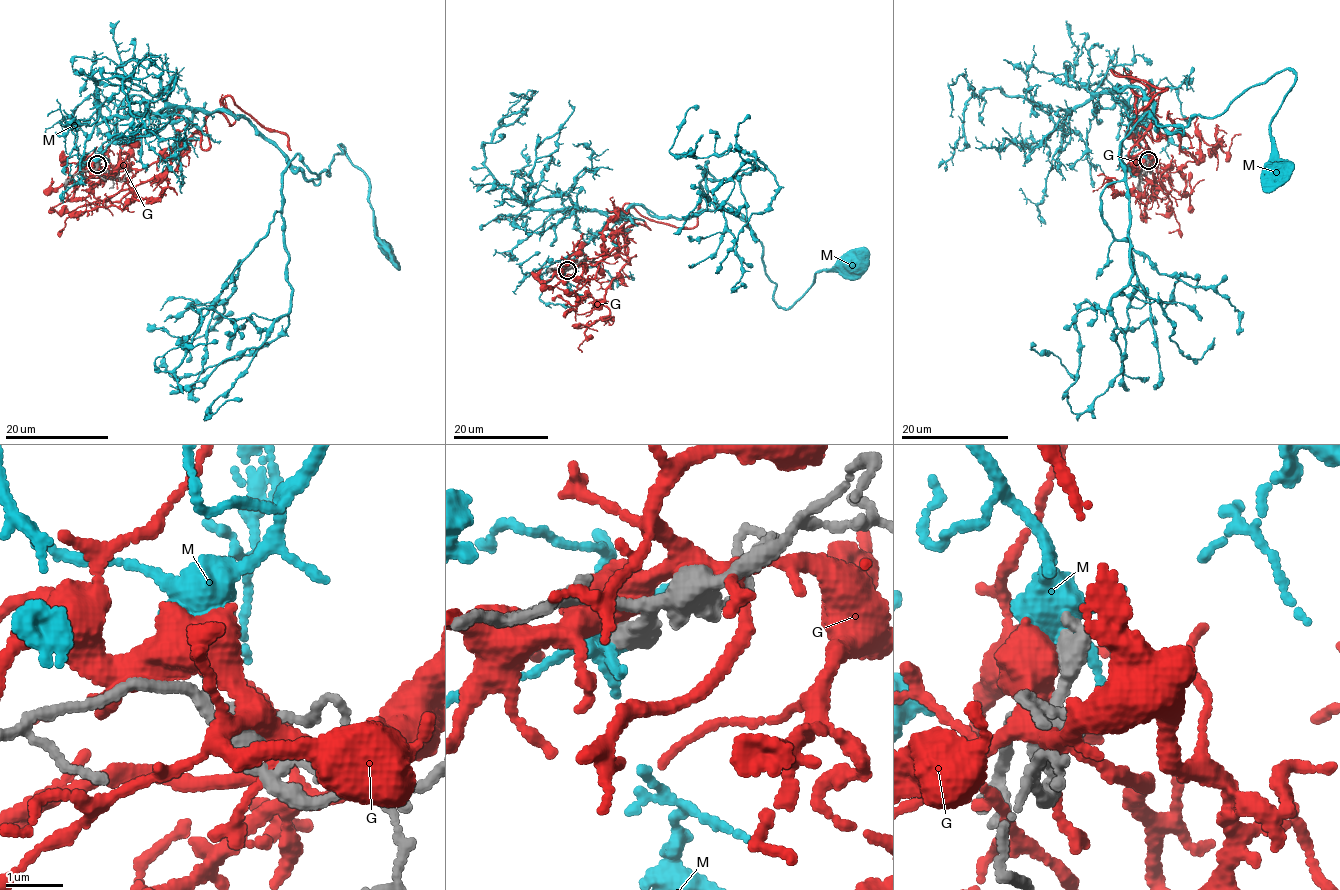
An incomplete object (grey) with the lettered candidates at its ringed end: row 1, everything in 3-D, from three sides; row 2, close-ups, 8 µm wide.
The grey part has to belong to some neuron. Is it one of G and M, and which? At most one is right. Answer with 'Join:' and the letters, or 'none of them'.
Join: none of them

